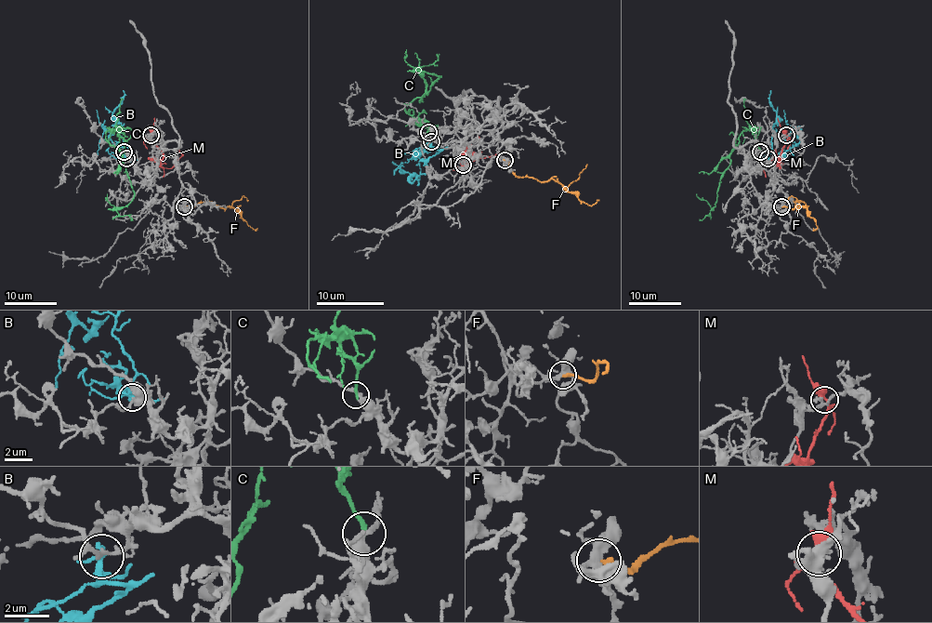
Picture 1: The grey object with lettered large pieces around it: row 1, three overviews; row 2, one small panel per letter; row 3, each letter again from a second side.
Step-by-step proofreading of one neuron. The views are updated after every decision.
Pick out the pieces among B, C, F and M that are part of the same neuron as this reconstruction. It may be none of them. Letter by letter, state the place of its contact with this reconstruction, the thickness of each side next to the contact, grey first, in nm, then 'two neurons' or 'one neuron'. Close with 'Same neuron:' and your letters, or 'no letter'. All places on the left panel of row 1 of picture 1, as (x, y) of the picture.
B: meets grey at (126, 158); 150 nm thick on the grey side, 260 nm on the other; one neuron
C: meets grey at (124, 152); 280 nm thick on the grey side, 200 nm on the other; one neuron
F: meets grey at (184, 206); 360 nm thick on the grey side, 240 nm on the other; two neurons
M: meets grey at (150, 135); 220 nm thick on the grey side, 320 nm on the other; two neurons
Same neuron: B, C

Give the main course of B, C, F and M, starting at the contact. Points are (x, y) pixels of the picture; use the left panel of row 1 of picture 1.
B: (127, 158), (132, 158), (122, 152), (124, 149), (112, 142), (106, 130), (97, 155)
C: (124, 152), (119, 133), (106, 132), (106, 139), (121, 152), (134, 192), (116, 211), (131, 218)
F: (183, 206), (192, 208), (199, 203), (212, 202), (221, 206), (232, 206), (250, 227), (256, 228)
M: (150, 135), (151, 141), (163, 152), (160, 165), (163, 167), (170, 168), (181, 157), (178, 149)

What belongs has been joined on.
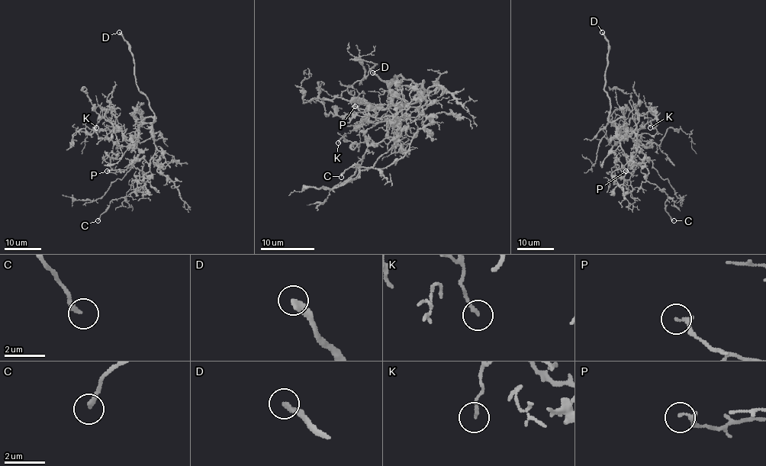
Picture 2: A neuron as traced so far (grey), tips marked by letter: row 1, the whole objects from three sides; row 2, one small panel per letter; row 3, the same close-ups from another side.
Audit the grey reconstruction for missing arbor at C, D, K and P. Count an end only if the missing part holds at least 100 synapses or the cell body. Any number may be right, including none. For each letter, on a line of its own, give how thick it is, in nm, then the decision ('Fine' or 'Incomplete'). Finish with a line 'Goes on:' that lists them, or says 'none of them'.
C: Thickness 220 nm. Fine
D: Thickness 280 nm. Incomplete
K: Thickness 150 nm. Fine
P: Thickness 190 nm. Fine
Goes on: D

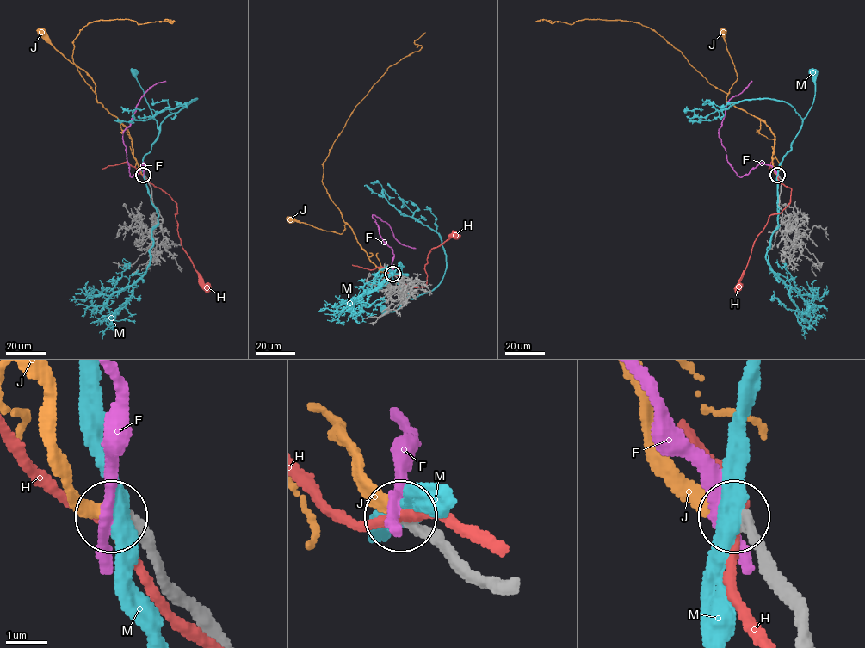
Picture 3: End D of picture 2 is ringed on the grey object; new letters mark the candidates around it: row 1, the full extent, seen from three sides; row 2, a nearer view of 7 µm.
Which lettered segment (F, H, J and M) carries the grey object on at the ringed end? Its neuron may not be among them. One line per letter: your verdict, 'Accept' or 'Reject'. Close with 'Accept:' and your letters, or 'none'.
F: Reject
H: Reject
J: Accept
M: Reject
Accept: J

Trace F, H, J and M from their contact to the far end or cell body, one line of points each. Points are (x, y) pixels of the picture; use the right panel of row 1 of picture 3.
F: (777, 175), (771, 166), (760, 163), (747, 174), (738, 176), (728, 162), (719, 136), (727, 102), (751, 81)
H: (778, 175), (779, 181), (791, 189), (790, 203), (780, 213), (769, 216), (754, 242), (738, 287)
J: (778, 175), (772, 164), (775, 137), (770, 128), (726, 101), (729, 89), (738, 77), (723, 33)
M: (778, 175), (779, 164), (791, 149), (813, 100), (813, 72)

